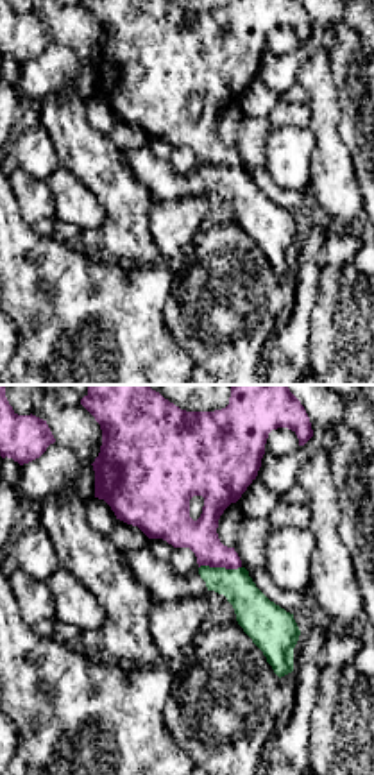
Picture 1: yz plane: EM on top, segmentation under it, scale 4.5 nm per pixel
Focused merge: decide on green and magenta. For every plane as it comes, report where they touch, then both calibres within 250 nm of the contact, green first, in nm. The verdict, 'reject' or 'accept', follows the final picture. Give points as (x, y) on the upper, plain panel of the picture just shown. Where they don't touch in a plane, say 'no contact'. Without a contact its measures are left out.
contact (220, 167); calibres 170 and 150 nm

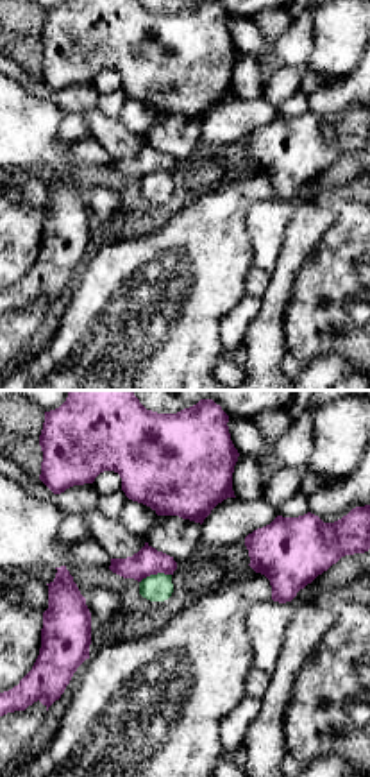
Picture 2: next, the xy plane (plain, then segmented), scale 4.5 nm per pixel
contact (154, 174); calibres 130 and 120 nm

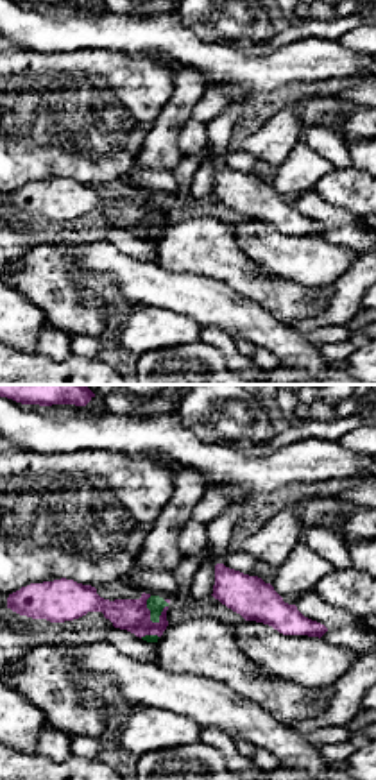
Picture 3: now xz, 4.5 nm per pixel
contact (151, 211); calibres 80 and 140 nm

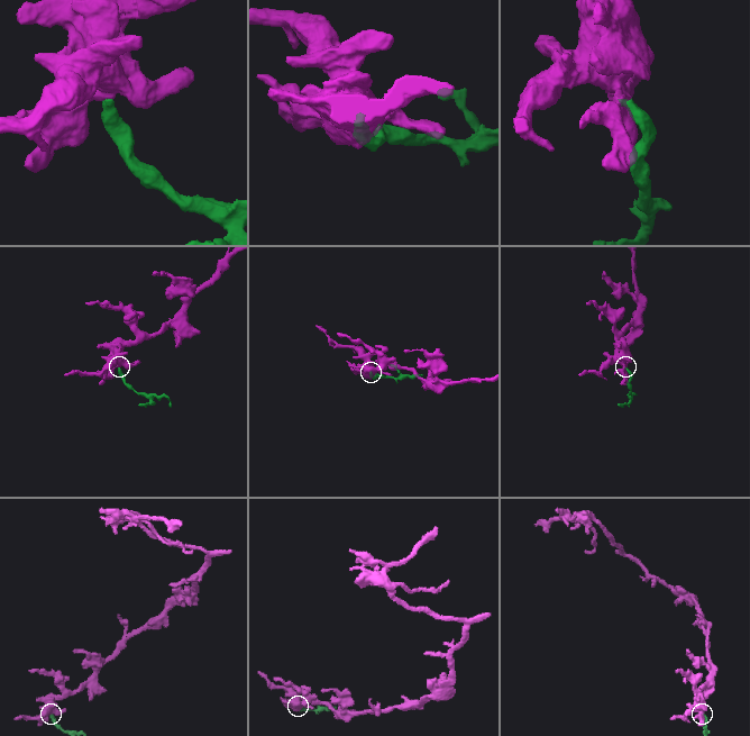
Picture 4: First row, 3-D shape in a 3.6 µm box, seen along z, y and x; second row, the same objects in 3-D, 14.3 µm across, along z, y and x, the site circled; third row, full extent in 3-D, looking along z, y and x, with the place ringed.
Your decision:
reject

